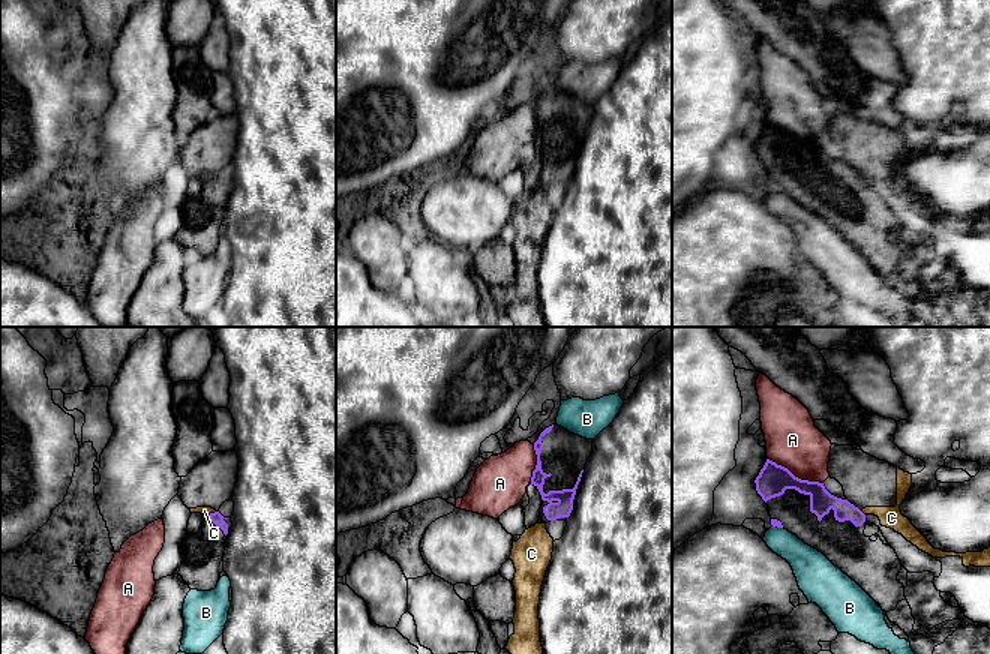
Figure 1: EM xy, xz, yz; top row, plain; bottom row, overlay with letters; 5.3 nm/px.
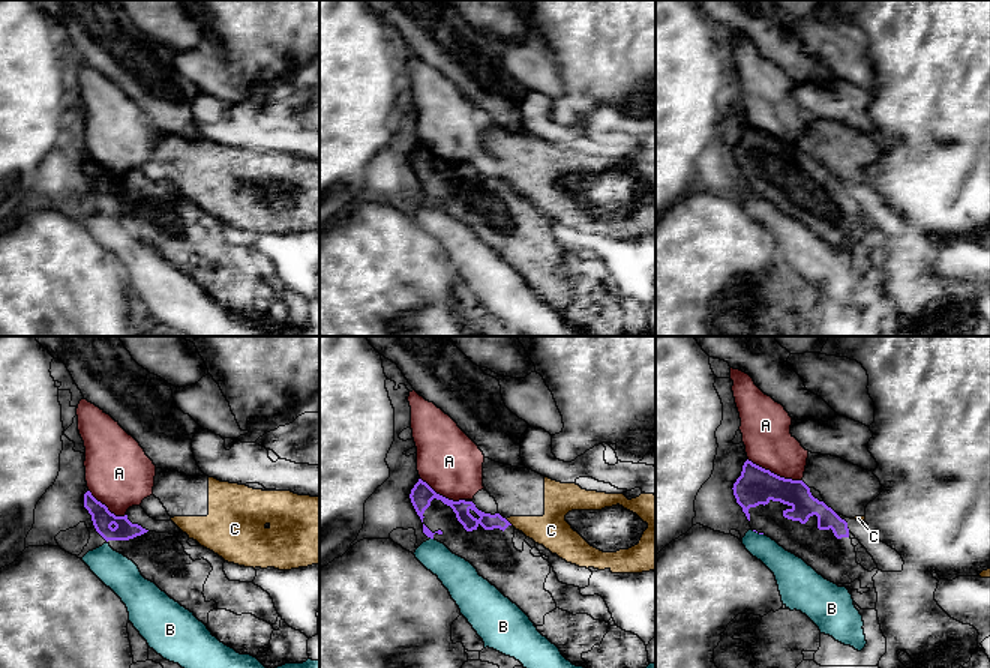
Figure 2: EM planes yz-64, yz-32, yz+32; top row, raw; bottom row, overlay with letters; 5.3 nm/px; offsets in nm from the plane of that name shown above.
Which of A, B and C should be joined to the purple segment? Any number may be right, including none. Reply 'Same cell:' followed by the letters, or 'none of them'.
Same cell: none of them

